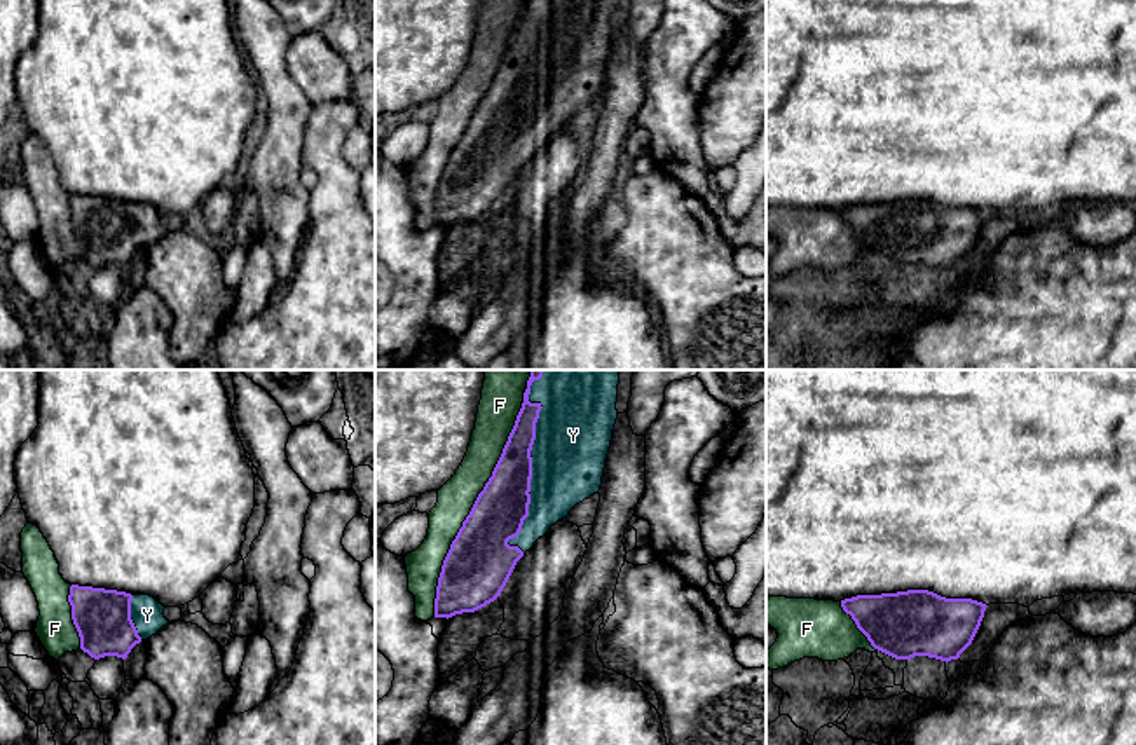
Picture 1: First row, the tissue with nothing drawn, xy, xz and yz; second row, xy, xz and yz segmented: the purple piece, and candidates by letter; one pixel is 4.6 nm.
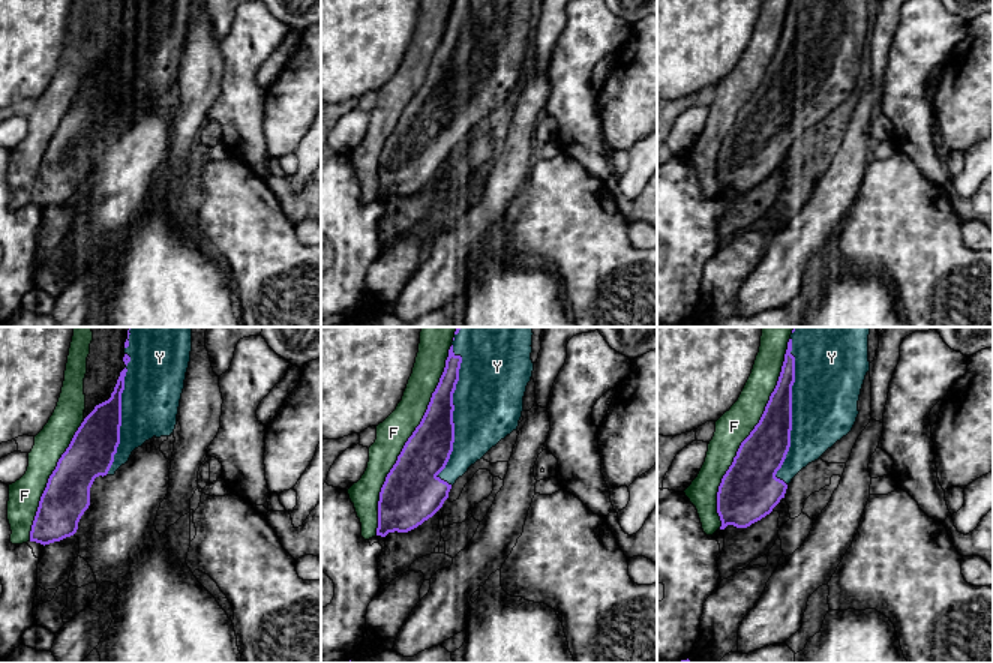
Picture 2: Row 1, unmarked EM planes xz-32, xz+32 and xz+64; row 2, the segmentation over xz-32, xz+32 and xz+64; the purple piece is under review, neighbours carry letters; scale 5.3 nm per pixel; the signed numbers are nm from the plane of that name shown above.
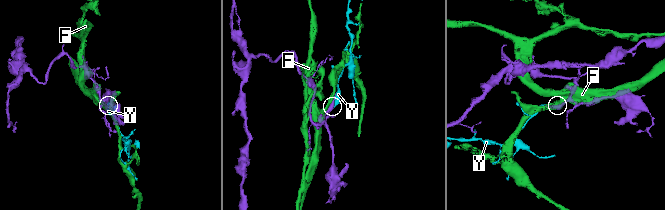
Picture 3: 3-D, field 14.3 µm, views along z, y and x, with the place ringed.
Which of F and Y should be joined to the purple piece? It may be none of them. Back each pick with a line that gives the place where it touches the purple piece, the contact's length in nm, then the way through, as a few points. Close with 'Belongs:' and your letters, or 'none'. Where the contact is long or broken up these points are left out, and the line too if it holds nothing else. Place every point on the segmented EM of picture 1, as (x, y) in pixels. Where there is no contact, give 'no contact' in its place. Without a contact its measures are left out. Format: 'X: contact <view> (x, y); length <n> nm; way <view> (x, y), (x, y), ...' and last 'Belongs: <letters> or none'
Y: contact xz (531, 461); length 850 nm
Belongs: Y

